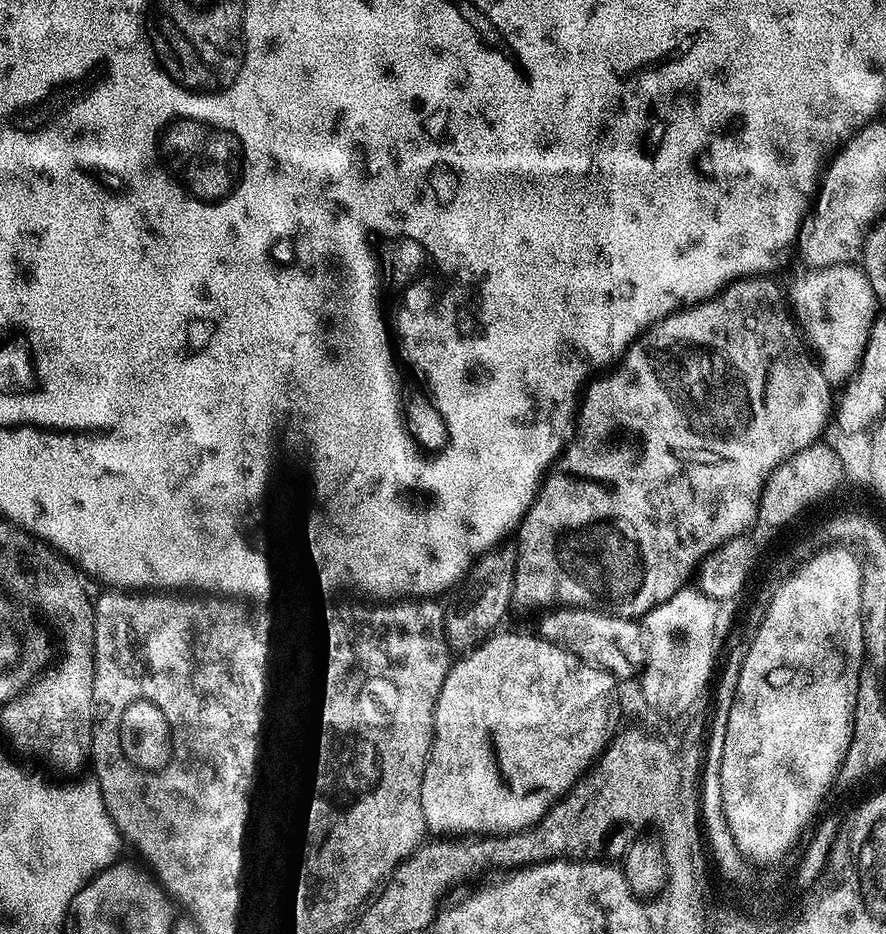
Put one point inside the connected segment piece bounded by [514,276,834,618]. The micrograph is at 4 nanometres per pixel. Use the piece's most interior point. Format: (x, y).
(673, 451)

